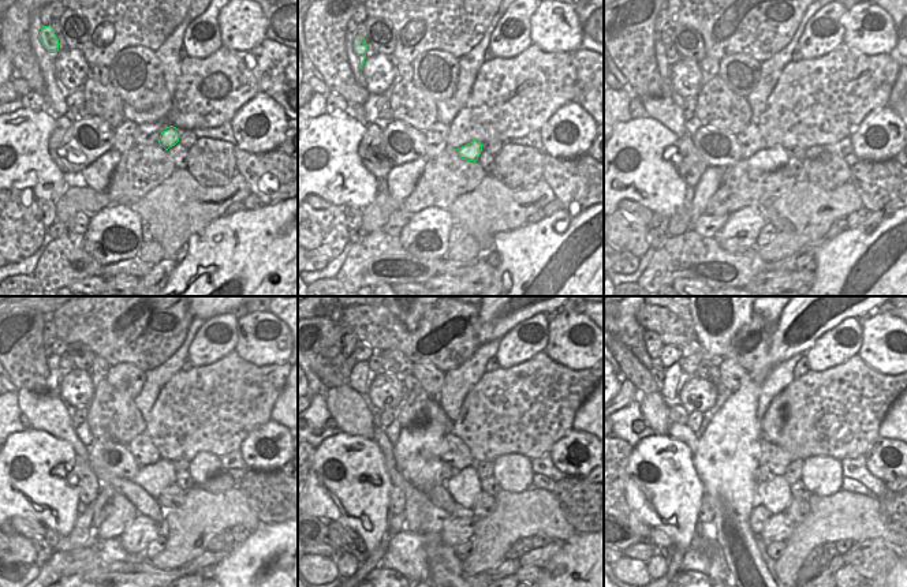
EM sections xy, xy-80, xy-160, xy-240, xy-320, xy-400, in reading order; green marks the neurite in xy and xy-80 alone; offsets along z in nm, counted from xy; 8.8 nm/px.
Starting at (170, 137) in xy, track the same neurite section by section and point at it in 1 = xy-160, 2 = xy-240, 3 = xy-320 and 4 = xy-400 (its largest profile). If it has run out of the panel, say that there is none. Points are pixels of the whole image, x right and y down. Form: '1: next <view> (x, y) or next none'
1: next xy-160 (771, 159)
2: next xy-240 (153, 478)
3: next xy-320 (465, 485)
4: next xy-400 (775, 494)

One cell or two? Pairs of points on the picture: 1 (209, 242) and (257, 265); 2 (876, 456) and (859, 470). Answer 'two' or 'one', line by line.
1: one
2: two

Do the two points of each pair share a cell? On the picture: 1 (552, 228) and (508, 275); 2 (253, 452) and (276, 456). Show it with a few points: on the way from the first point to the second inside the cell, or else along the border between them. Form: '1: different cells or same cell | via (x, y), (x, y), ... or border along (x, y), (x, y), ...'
1: same cell | via (544, 239), (519, 264)
2: same cell | via (258, 455), (271, 459)

